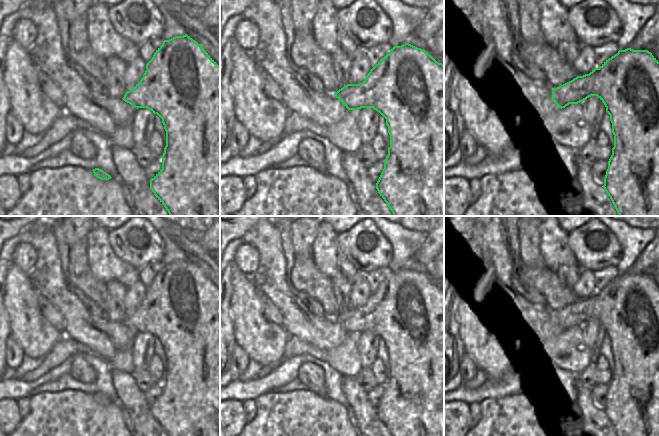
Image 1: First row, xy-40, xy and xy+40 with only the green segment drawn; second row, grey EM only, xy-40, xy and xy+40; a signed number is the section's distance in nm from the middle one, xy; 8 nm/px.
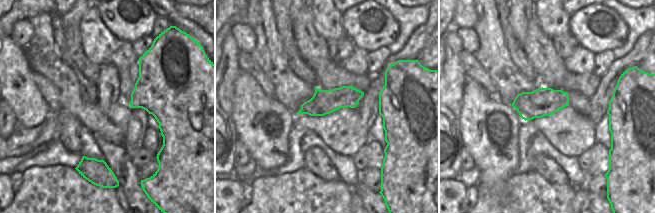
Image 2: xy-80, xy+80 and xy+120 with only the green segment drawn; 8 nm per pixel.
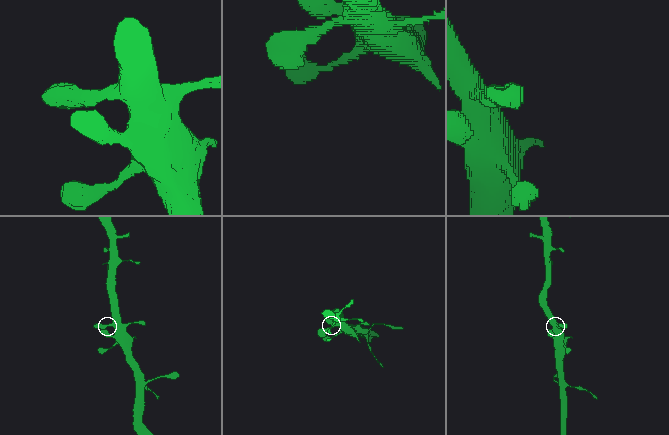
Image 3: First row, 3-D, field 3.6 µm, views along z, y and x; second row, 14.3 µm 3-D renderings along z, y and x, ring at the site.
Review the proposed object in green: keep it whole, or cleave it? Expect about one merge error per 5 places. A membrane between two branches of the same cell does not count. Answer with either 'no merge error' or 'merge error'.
no merge error

